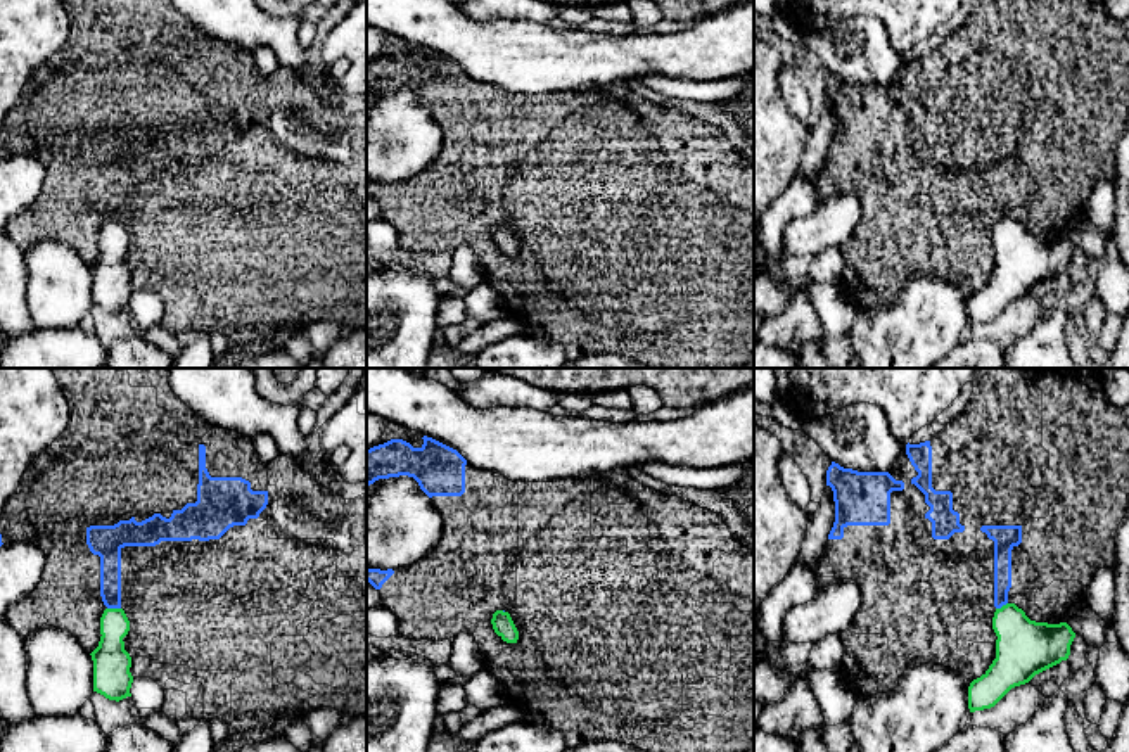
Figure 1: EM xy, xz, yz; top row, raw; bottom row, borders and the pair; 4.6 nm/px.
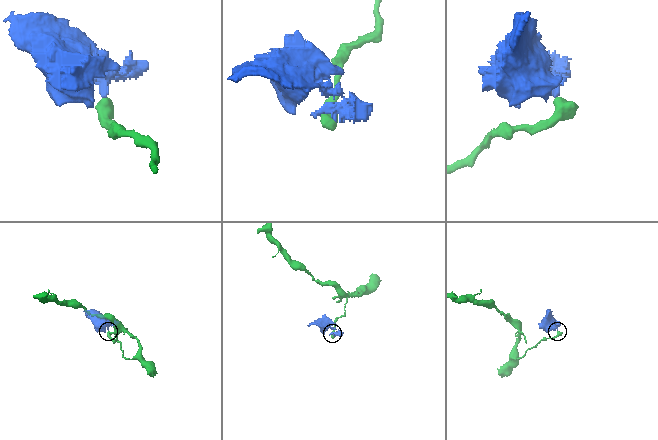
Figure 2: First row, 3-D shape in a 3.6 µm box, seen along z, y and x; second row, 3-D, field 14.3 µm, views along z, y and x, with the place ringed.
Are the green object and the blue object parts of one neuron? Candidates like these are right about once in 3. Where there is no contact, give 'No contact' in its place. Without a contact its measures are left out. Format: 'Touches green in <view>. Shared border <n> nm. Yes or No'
Touches green in xy. Shared border 60 nm. No

